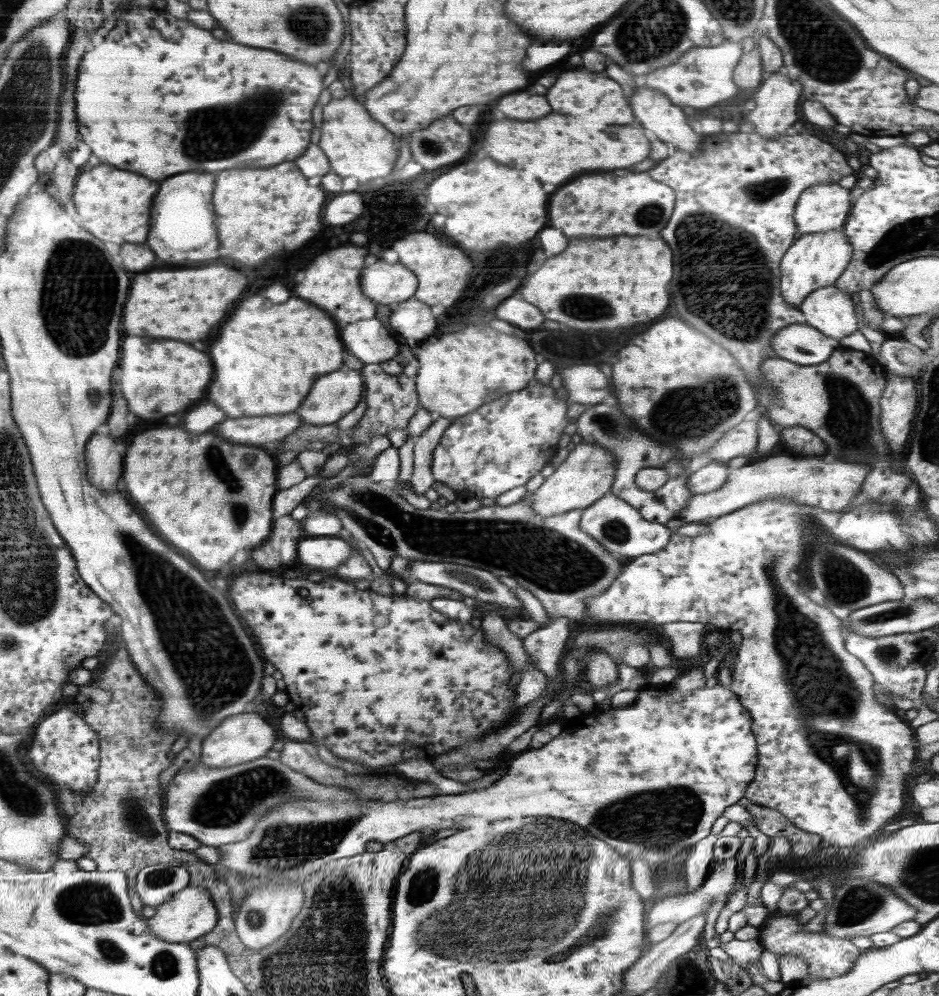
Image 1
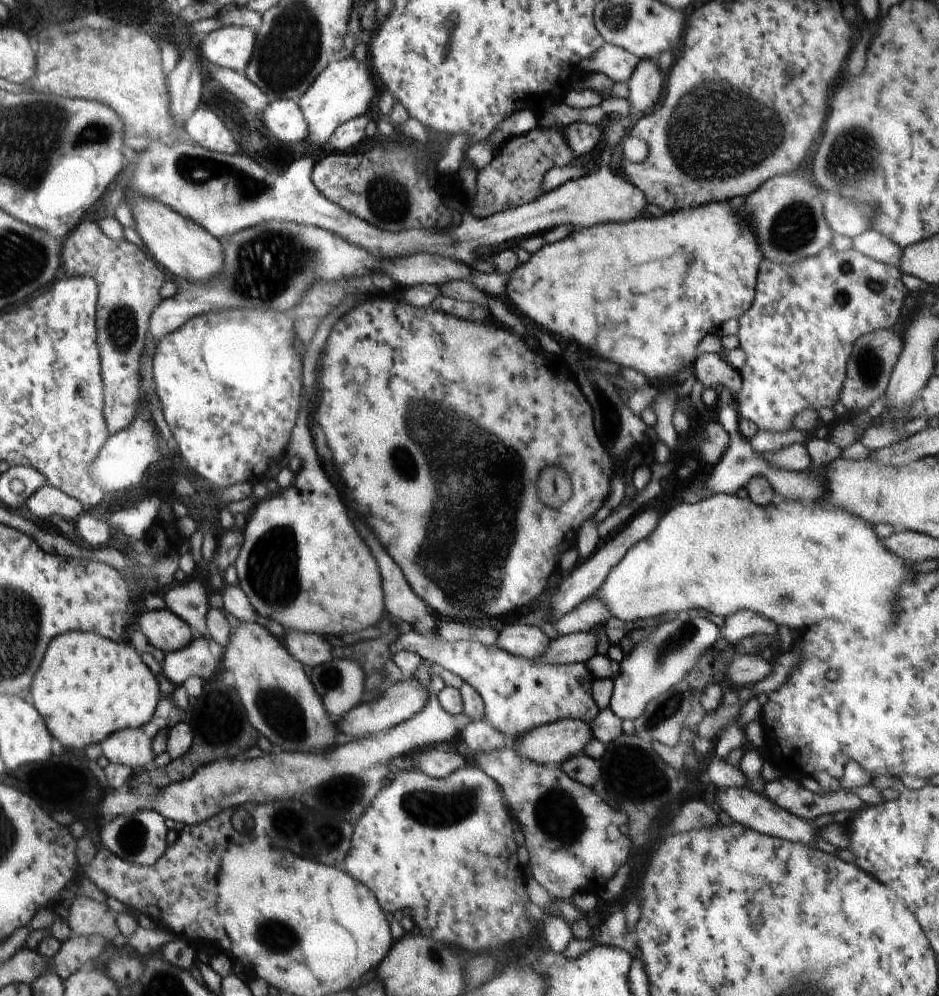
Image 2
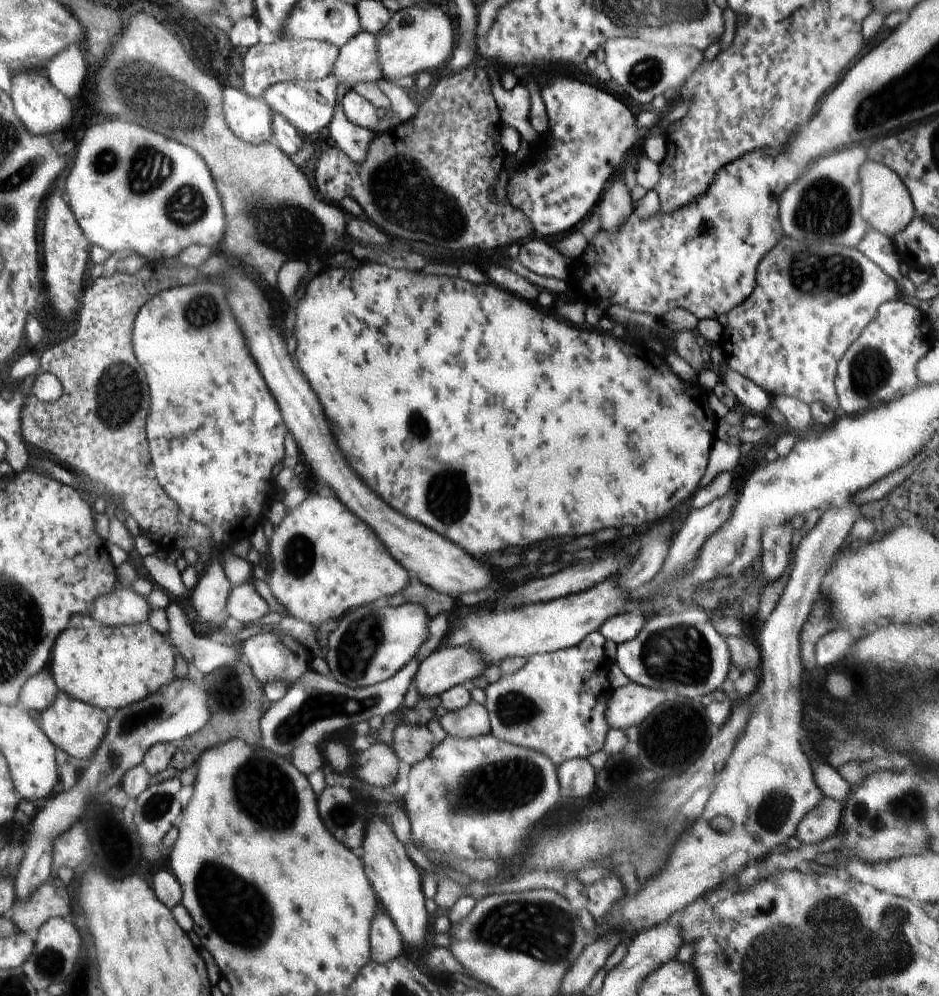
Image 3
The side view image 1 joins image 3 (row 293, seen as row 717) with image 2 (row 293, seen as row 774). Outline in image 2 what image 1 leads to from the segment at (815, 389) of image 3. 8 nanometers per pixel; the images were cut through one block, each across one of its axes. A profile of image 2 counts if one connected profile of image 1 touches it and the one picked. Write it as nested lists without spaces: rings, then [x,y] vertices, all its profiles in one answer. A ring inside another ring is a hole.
[[[826,247],[814,256],[803,258],[792,264],[773,263],[768,259],[762,259],[759,264],[755,295],[748,310],[739,318],[739,330],[737,337],[739,347],[745,352],[744,366],[739,370],[742,379],[742,386],[735,397],[735,408],[739,417],[753,422],[758,430],[771,433],[779,433],[793,428],[794,417],[804,409],[833,408],[839,402],[839,396],[846,380],[847,360],[852,352],[853,344],[865,334],[878,329],[892,329],[900,316],[900,308],[908,298],[908,290],[902,282],[903,274],[895,266],[878,262],[868,255],[864,256],[857,250],[836,251]]]

